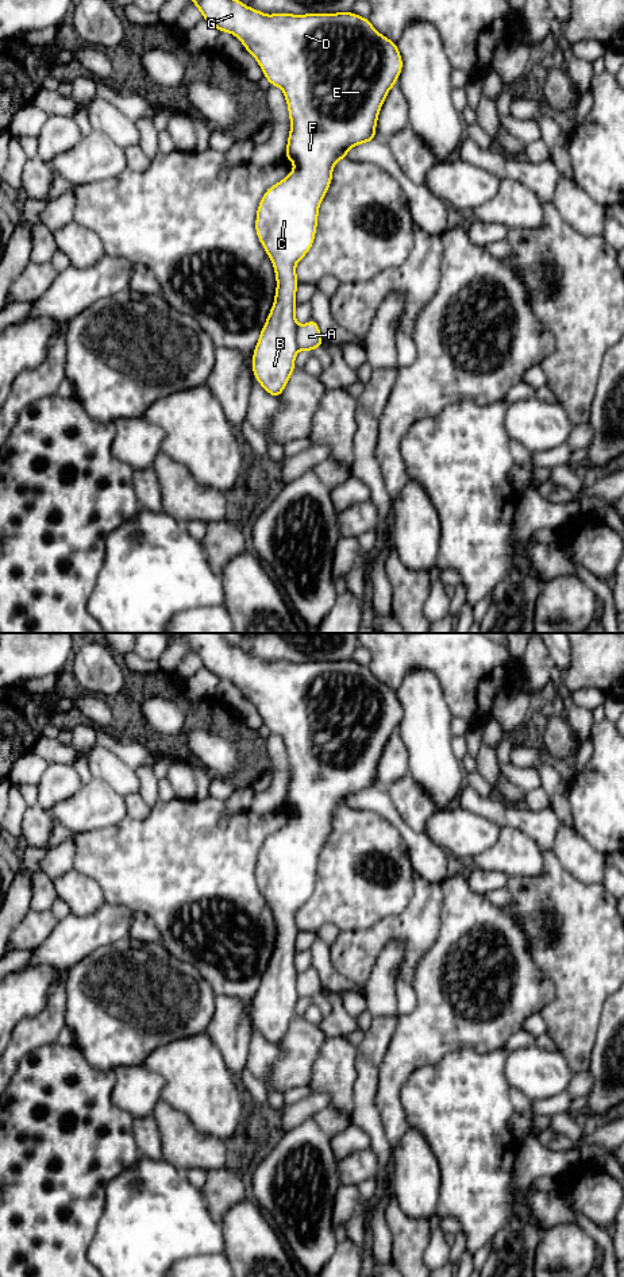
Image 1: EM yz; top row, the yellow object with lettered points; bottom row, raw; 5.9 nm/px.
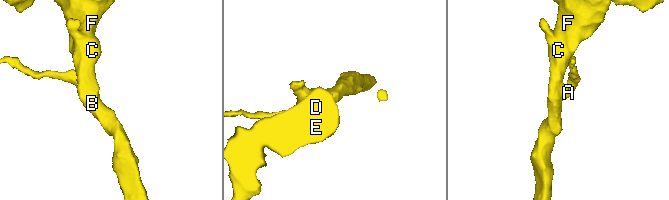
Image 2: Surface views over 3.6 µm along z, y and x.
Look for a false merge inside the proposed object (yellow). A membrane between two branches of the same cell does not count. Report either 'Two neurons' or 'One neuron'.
Two neurons

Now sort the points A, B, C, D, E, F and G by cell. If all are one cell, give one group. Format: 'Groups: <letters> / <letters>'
Groups: A / B C D E F G

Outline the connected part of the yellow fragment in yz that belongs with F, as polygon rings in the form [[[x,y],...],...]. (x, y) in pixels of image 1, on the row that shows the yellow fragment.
[[[192,0],[203,19],[220,32],[235,35],[257,59],[271,86],[282,89],[290,119],[285,157],[294,169],[270,186],[257,209],[255,231],[276,273],[270,313],[253,352],[253,374],[278,400],[296,369],[298,352],[296,320],[296,266],[311,250],[319,207],[332,181],[338,161],[351,147],[377,139],[378,113],[402,72],[397,43],[381,35],[369,18],[354,12],[266,15],[240,0]]]

